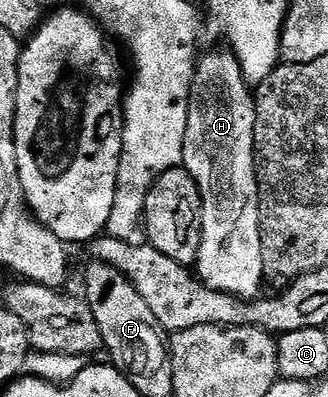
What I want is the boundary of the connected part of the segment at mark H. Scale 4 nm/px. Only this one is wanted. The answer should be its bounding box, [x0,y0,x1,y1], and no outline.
[182,52,264,300]

